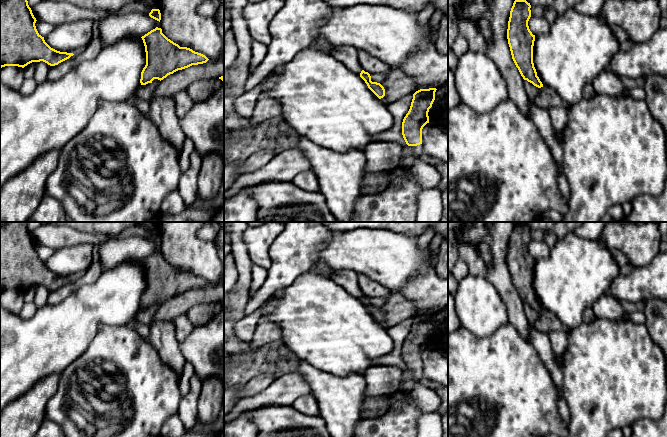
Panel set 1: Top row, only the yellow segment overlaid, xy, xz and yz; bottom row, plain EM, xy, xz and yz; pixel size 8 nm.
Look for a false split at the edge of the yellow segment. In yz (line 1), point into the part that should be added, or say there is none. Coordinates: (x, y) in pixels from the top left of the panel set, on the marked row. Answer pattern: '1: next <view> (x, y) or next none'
1: next none

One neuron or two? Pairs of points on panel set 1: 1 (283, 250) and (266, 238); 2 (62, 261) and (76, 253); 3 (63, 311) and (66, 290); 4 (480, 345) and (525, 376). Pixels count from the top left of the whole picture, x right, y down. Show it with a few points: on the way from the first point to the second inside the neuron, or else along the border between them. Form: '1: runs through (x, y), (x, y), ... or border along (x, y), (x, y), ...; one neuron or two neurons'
1: border along (281, 232), (269, 249), (269, 265); two neurons
2: runs through (65, 261), (68, 261), (73, 256); one neuron
3: border along (73, 292), (58, 303), (48, 304); two neurons
4: runs through (491, 356), (511, 376), (514, 376); one neuron

